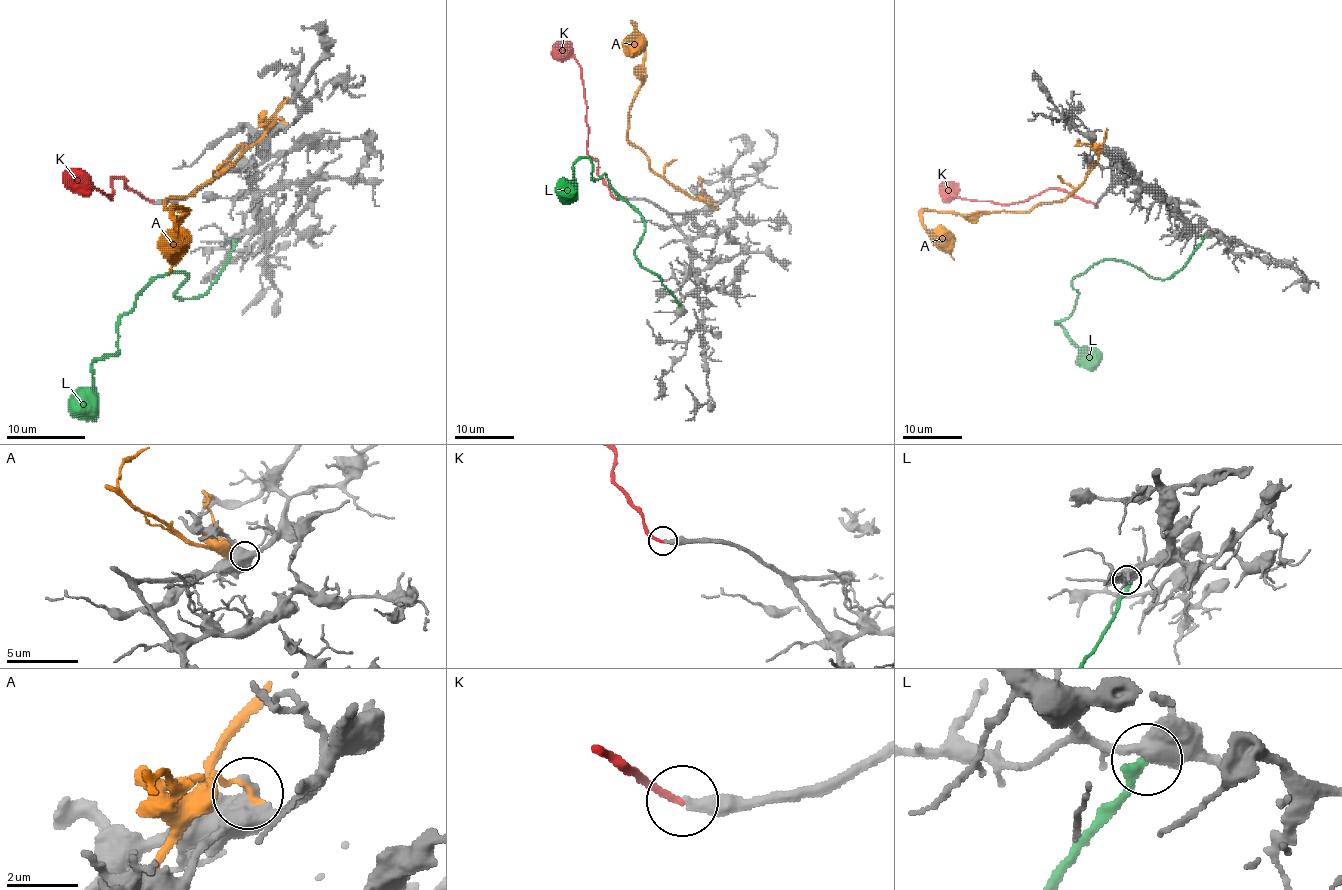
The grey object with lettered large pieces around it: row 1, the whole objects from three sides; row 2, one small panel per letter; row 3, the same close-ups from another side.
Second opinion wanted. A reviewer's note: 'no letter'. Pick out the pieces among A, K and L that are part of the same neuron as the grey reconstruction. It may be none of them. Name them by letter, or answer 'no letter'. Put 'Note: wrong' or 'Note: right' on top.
Note: right
no letter

